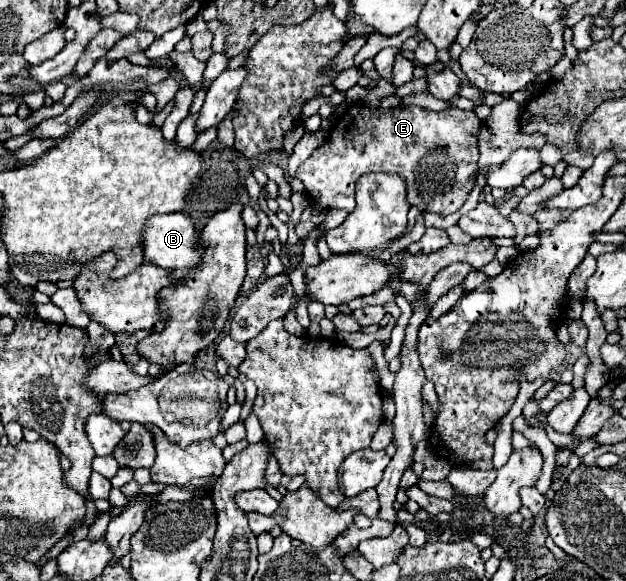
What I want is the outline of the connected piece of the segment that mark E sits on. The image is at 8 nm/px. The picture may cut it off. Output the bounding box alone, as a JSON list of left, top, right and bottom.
[296,104,480,214]

